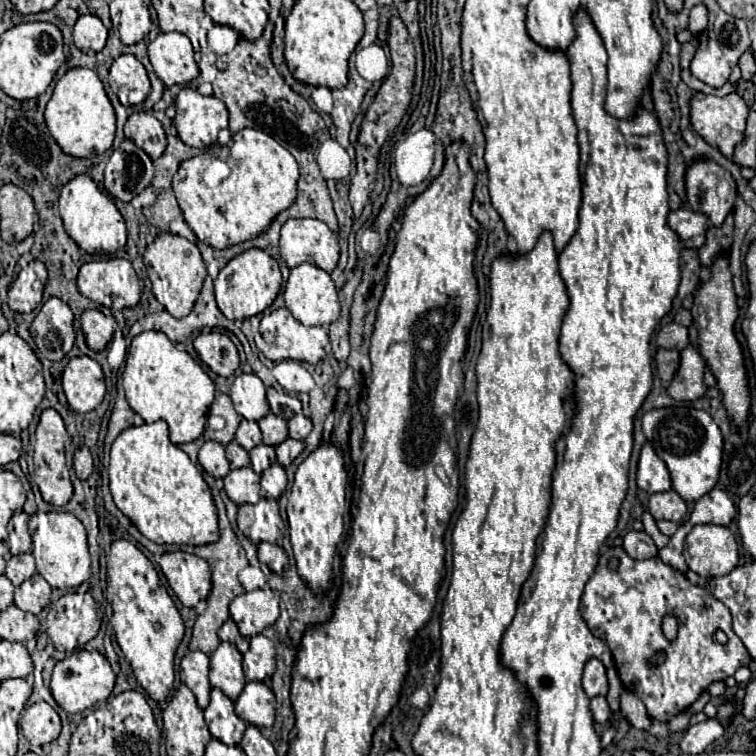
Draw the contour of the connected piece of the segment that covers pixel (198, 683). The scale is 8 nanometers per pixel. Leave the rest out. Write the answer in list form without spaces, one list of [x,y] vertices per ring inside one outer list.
[[[187,652],[181,660],[181,682],[191,688],[197,698],[197,706],[205,708],[209,704],[211,684],[207,680],[209,674],[209,656],[205,652]]]

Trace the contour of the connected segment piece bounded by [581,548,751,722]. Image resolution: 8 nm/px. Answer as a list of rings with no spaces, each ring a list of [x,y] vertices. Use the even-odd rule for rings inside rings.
[[[611,548],[601,554],[595,574],[589,578],[583,596],[581,596],[581,614],[589,626],[589,630],[607,642],[613,652],[613,660],[617,666],[617,674],[625,686],[631,690],[643,704],[647,706],[647,714],[659,722],[669,722],[673,716],[685,712],[713,682],[723,682],[735,674],[737,668],[748,666],[751,656],[747,654],[741,640],[735,636],[731,628],[731,614],[727,606],[705,592],[705,588],[693,586],[685,574],[667,566],[659,556],[649,560],[633,560],[627,556],[623,548]],[[617,558],[619,566],[609,568],[609,560]],[[667,614],[679,618],[679,632],[673,642],[669,642],[661,630],[661,622]],[[721,630],[727,634],[727,644],[719,644],[715,640],[715,632]],[[657,652],[665,652],[665,660],[657,666],[651,666],[653,656]]]

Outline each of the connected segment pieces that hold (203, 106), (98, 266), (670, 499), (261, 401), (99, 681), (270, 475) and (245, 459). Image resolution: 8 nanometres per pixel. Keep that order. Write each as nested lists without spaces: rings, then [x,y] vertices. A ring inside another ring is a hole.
[[[183,88],[179,92],[179,96],[175,98],[175,108],[177,108],[177,116],[175,116],[177,134],[189,146],[209,148],[217,142],[217,132],[221,128],[227,128],[227,106],[225,106],[225,102],[215,98],[215,96],[203,96],[195,88]]]
[[[125,258],[83,264],[79,270],[77,286],[85,298],[109,310],[137,306],[141,298],[141,282],[131,262]]]
[[[675,490],[659,492],[649,498],[649,512],[655,520],[671,520],[679,524],[687,516],[687,504]]]
[[[239,374],[231,386],[231,400],[247,420],[259,420],[269,414],[265,386],[257,374]]]
[[[77,650],[73,656],[61,660],[53,668],[51,676],[51,694],[55,702],[65,712],[83,712],[99,702],[105,702],[111,696],[115,686],[115,672],[111,670],[107,658],[97,650]]]
[[[277,462],[271,464],[263,474],[261,474],[261,494],[265,498],[279,498],[283,494],[283,490],[287,488],[287,474],[285,468],[279,466]]]
[[[235,440],[229,442],[225,446],[227,450],[227,460],[231,462],[231,468],[243,468],[243,466],[249,466],[249,454],[243,446],[239,446]]]

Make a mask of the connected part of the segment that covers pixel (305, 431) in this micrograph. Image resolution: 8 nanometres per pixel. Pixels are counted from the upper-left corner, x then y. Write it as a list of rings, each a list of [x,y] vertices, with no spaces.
[[[295,414],[295,418],[289,420],[289,436],[295,440],[305,440],[311,432],[313,424],[305,414]]]

